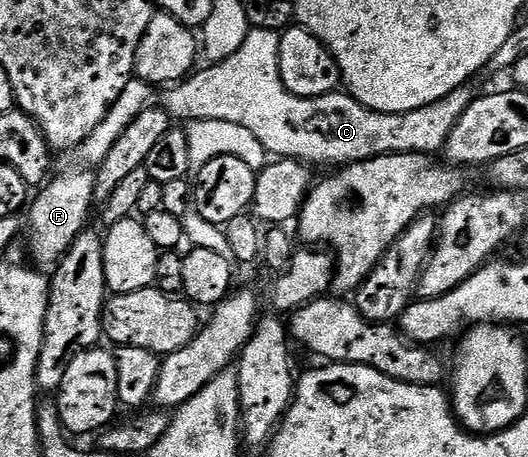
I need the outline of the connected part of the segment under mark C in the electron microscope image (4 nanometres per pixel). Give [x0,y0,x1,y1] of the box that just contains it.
[165,29,473,164]

